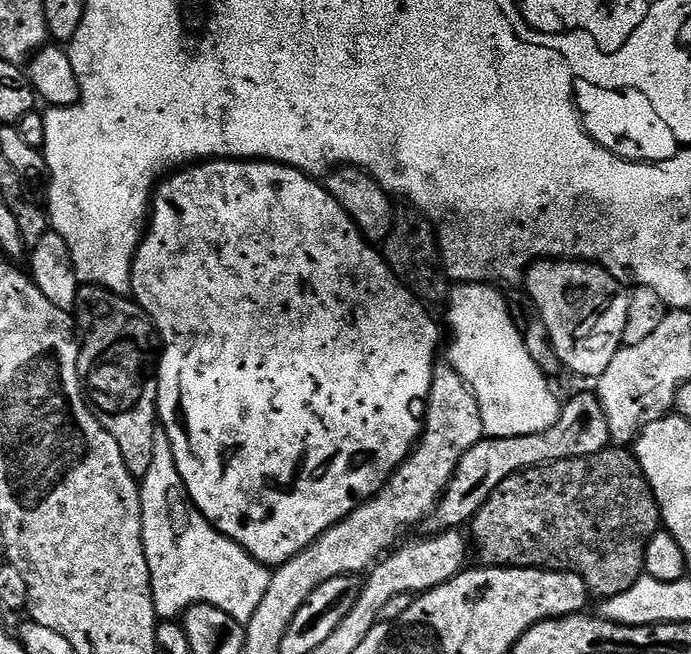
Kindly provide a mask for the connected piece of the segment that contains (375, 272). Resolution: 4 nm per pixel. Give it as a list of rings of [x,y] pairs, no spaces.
[[[206,160],[193,163],[191,166],[181,167],[160,181],[154,189],[152,203],[150,205],[150,219],[146,224],[146,231],[140,241],[140,247],[136,249],[136,257],[132,259],[132,286],[131,295],[137,304],[147,312],[152,323],[156,325],[159,339],[162,341],[162,351],[158,356],[158,398],[156,410],[159,423],[166,430],[170,438],[170,446],[174,450],[174,462],[178,466],[178,474],[182,474],[182,482],[188,491],[188,497],[196,505],[196,509],[206,517],[216,529],[228,536],[238,546],[242,546],[255,560],[265,566],[279,566],[285,564],[290,558],[297,556],[306,546],[310,546],[326,530],[330,530],[339,520],[345,520],[359,504],[364,504],[371,496],[377,496],[384,489],[385,482],[396,473],[403,460],[408,459],[420,433],[424,431],[425,401],[430,394],[432,374],[437,367],[436,347],[440,344],[440,328],[428,317],[429,309],[421,301],[417,300],[388,268],[383,255],[376,252],[371,243],[365,240],[356,224],[334,202],[334,198],[328,192],[323,183],[317,182],[307,172],[299,172],[296,168],[288,168],[284,164],[273,164],[271,160]]]

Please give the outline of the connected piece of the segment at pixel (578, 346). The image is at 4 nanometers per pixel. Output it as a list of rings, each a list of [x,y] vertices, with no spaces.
[[[553,258],[541,260],[527,269],[528,292],[536,303],[538,319],[548,331],[550,342],[558,354],[561,365],[580,376],[599,378],[606,366],[614,362],[614,354],[618,354],[624,344],[626,330],[626,310],[629,293],[605,268],[591,262],[581,262],[575,258]]]

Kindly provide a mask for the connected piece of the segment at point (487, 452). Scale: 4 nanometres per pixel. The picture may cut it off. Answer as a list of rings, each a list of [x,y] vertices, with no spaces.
[[[595,391],[580,392],[569,404],[567,402],[561,407],[557,422],[548,430],[543,430],[542,433],[522,434],[521,437],[485,438],[478,441],[470,450],[466,450],[462,462],[458,462],[443,496],[436,504],[436,509],[427,520],[423,521],[422,528],[425,528],[423,531],[428,534],[435,534],[463,529],[472,517],[478,514],[478,510],[488,501],[490,494],[494,494],[494,490],[498,486],[502,486],[502,482],[506,482],[506,478],[524,472],[527,468],[540,468],[543,464],[552,464],[555,460],[569,460],[579,456],[598,454],[603,448],[607,448],[611,444],[608,419],[602,410],[599,395]]]

